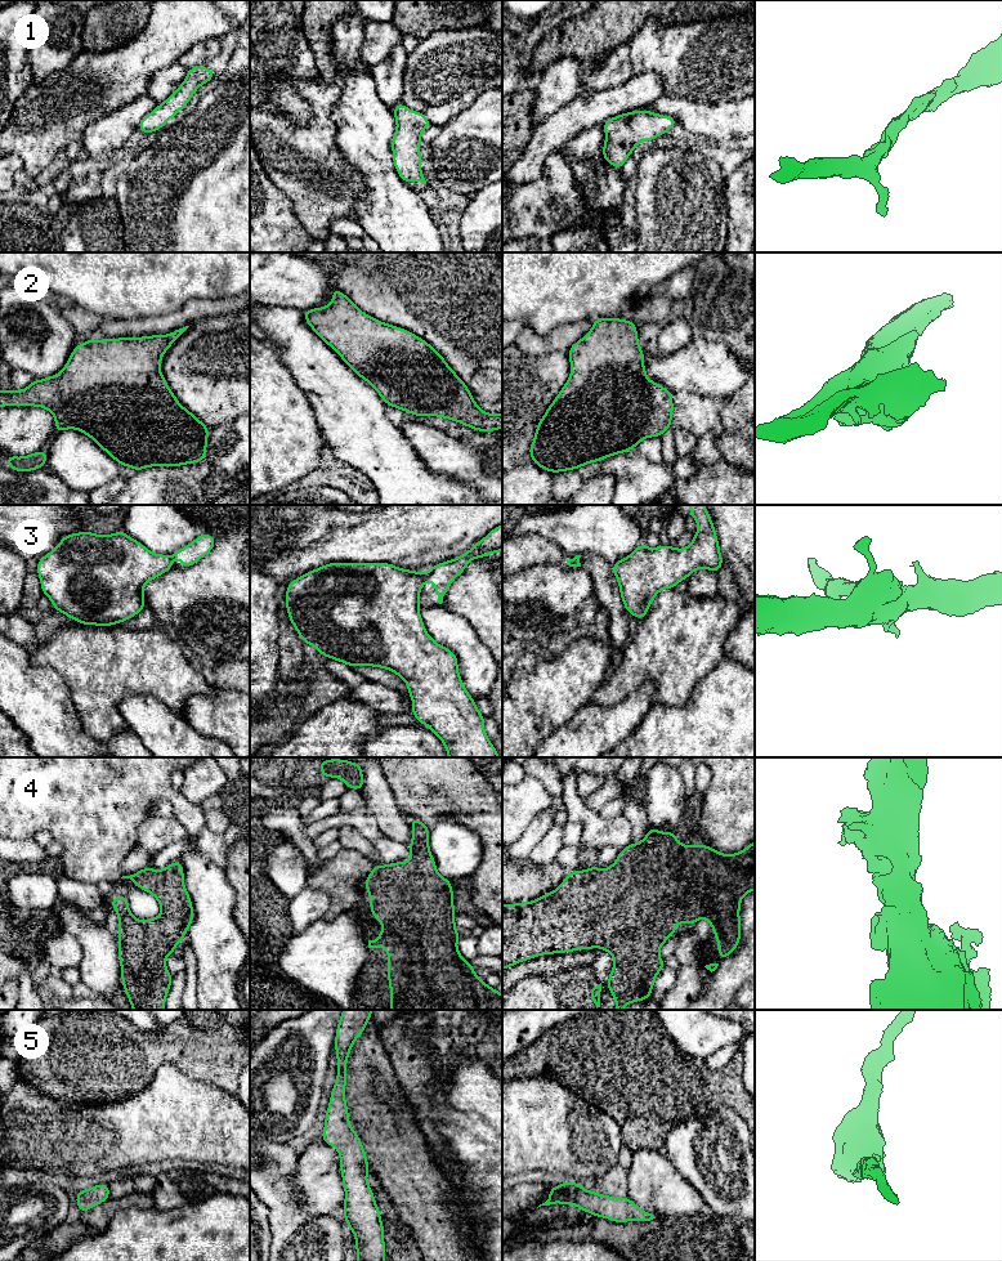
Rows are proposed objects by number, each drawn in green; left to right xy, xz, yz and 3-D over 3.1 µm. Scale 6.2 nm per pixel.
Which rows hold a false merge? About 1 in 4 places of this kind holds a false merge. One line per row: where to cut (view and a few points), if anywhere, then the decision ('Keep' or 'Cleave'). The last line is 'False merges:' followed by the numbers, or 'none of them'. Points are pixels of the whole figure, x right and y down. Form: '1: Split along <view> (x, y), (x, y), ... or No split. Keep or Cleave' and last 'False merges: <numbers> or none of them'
1: No split. Keep
2: No split. Keep
3: Split along xz (425, 576), (423, 581). Cleave
4: No split. Keep
5: No split. Keep
False merges: 3

